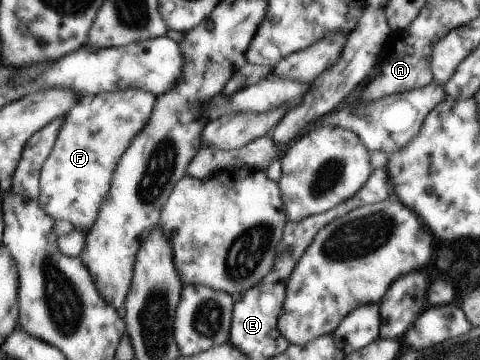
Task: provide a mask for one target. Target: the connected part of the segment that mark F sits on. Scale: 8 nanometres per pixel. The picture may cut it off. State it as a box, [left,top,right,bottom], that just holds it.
[40,89,155,235]

